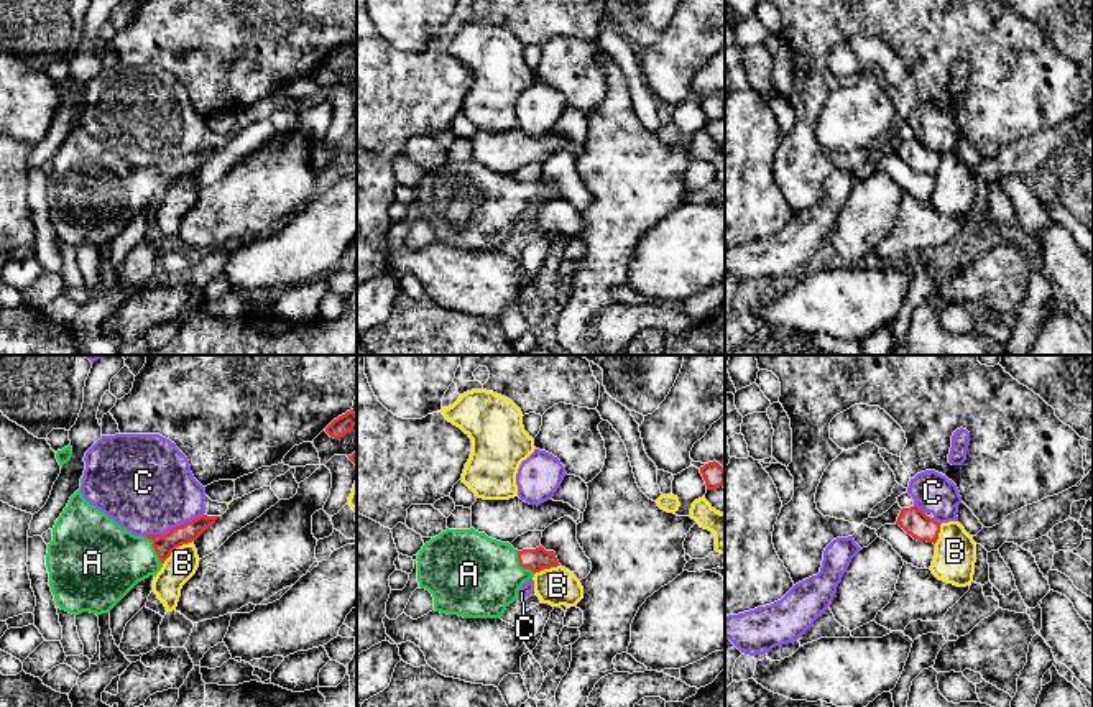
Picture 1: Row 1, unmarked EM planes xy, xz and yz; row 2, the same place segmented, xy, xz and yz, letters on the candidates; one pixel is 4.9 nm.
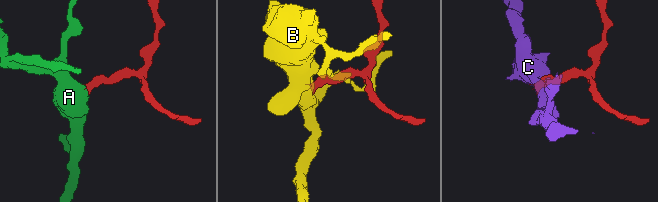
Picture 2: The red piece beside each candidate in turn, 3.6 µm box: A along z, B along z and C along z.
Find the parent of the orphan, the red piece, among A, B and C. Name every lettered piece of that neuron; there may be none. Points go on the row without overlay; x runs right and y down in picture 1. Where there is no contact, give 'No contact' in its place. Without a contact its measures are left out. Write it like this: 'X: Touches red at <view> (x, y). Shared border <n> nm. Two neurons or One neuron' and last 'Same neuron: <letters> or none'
A: Touches red at xy (155, 181). Shared border 180 nm. One neuron
B: Touches red at xy (175, 180). Shared border 220 nm. Two neurons
C: Touches red at xy (176, 158). Shared border 320 nm. Two neurons
Same neuron: A

